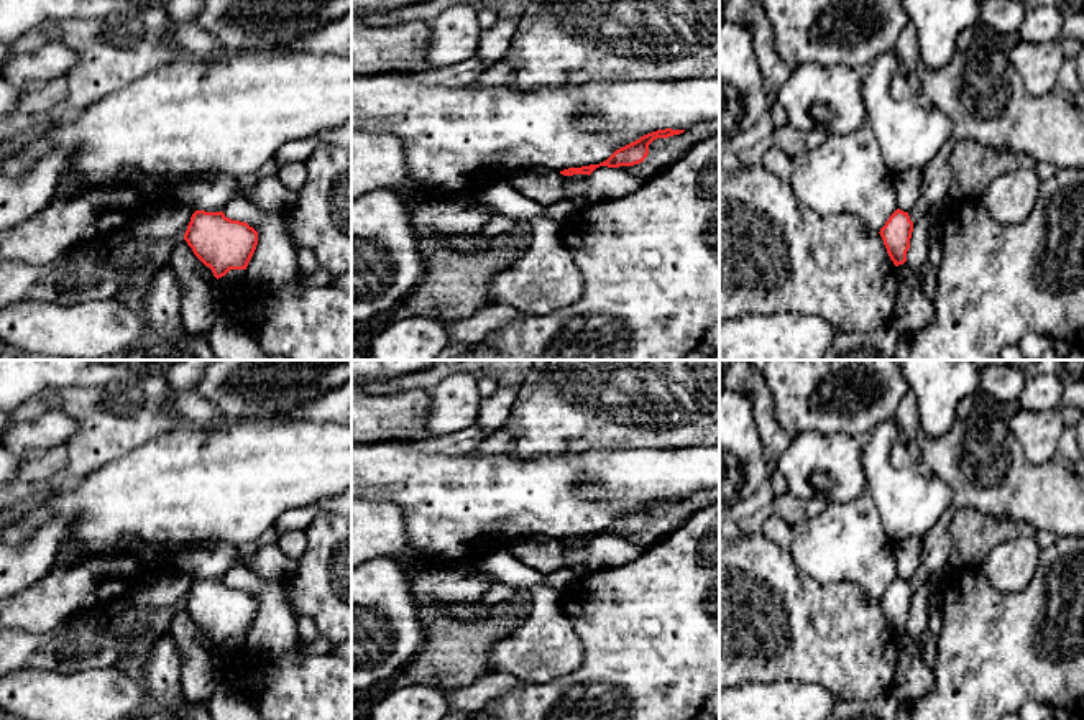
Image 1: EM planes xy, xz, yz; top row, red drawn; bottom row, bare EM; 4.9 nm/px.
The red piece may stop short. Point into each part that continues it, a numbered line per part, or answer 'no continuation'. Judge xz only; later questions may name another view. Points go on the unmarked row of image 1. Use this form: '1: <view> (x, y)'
no continuation

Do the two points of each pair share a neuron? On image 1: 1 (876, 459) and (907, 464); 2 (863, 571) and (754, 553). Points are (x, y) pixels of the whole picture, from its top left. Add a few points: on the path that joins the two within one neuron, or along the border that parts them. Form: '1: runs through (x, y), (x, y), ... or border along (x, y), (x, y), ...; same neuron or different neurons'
1: runs through (884, 459), (899, 464); same neuron
2: border along (787, 551), (803, 576), (822, 584); different neurons

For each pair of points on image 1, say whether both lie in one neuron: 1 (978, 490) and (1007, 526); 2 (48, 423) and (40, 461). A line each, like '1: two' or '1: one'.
1: two
2: two

